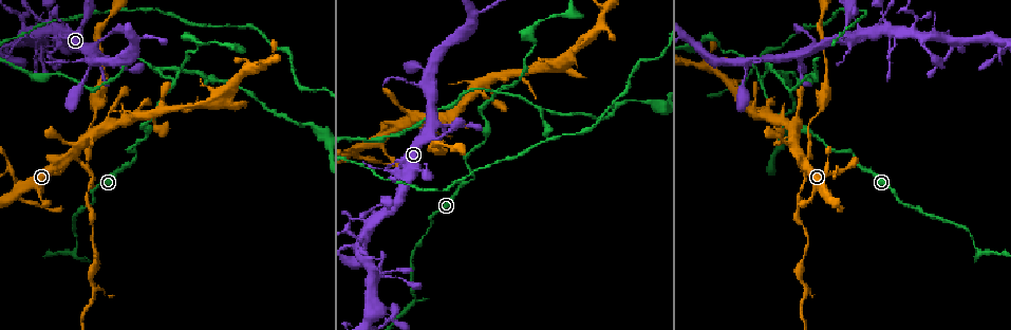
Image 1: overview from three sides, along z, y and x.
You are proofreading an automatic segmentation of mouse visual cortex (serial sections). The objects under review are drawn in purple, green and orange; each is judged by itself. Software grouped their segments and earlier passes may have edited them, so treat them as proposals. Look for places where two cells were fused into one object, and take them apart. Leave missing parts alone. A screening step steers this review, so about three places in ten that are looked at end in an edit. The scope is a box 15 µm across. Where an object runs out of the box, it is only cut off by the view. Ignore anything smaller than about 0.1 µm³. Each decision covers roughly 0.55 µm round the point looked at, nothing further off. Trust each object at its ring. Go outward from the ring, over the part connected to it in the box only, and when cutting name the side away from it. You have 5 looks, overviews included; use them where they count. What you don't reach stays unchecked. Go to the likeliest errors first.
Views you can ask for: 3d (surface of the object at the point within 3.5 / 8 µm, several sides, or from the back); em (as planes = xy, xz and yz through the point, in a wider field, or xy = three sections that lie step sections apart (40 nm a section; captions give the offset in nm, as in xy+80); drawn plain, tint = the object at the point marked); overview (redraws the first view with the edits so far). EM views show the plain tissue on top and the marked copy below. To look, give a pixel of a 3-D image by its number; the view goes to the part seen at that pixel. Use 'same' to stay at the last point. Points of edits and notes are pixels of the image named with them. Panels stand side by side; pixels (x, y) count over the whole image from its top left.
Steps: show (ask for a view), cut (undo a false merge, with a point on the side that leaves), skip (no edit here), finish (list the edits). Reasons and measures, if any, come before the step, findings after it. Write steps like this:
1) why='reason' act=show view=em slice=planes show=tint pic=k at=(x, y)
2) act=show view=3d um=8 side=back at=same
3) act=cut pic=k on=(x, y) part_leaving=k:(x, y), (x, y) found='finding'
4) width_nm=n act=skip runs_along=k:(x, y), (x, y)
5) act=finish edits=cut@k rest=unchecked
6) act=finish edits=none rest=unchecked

why='side arm on a straight run' act=show view=3d um=3.5 pic=1 at=(84, 167)

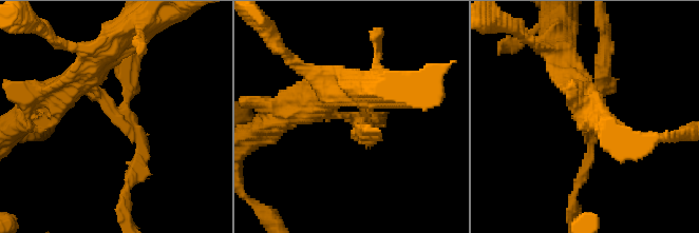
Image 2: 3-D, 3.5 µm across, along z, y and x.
arms=3 arm_widths_nm=150,250,400 why='need the tissue' act=show view=em slice=xy step=2 show=tint pic=2 at=(120, 109)

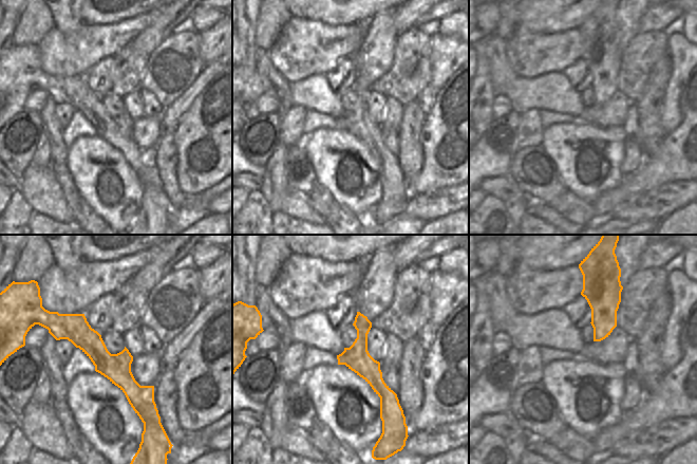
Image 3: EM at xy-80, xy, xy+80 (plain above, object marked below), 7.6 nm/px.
width_nm=200 act=cut pic=2 on=(604, 59) part_leaving=2:(335, 115), (360, 123), (367, 134) found='two cells meet here'

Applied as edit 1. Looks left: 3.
act=show view=3d um=3.5 side=back pic=1 at=(75, 248)

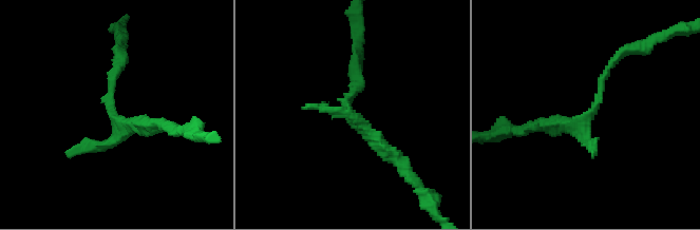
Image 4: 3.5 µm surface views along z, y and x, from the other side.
act=show view=em slice=xy step=2 show=tint pic=4 at=(349, 114)

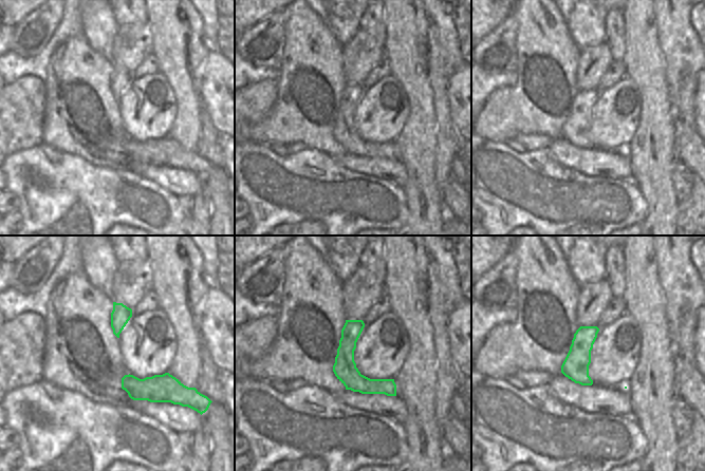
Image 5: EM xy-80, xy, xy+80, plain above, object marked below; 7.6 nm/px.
act=skip runs_along=5:(348, 322), (348, 369), (393, 393) found='all the same cell'

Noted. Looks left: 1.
act=finish edits=cut@2 rest=unchecked

